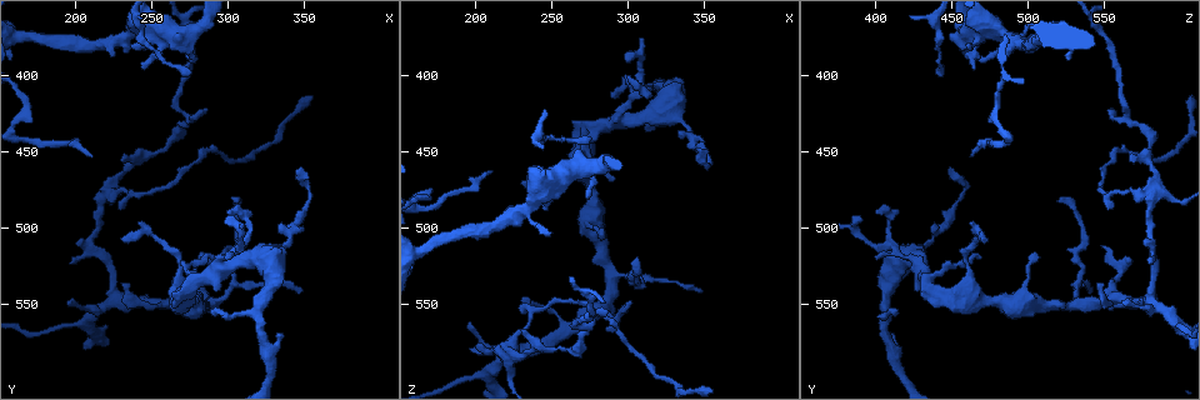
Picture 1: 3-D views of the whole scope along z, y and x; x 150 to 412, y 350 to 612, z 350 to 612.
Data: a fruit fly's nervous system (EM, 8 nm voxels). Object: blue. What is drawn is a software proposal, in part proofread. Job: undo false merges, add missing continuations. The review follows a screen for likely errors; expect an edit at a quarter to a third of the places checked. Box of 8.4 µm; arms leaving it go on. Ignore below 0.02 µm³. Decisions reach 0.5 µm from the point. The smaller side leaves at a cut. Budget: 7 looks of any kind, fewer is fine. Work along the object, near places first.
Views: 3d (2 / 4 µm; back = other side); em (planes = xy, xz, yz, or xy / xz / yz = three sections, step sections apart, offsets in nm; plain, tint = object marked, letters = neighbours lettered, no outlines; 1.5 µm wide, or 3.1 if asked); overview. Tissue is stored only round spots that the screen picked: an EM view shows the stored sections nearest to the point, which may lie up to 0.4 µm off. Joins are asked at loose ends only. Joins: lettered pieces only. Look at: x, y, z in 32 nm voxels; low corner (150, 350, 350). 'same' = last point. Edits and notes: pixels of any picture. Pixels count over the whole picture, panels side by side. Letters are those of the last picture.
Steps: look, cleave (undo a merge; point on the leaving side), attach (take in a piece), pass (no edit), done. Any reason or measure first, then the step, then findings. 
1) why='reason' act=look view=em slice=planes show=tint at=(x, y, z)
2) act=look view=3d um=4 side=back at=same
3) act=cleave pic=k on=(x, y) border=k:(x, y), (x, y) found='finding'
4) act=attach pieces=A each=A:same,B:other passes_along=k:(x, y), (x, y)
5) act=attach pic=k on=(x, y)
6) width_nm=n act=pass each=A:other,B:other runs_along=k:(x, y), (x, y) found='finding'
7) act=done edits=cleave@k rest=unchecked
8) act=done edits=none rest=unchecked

why='sudden change in width' act=look view=em slice=planes show=letters at=(234, 478, 558)

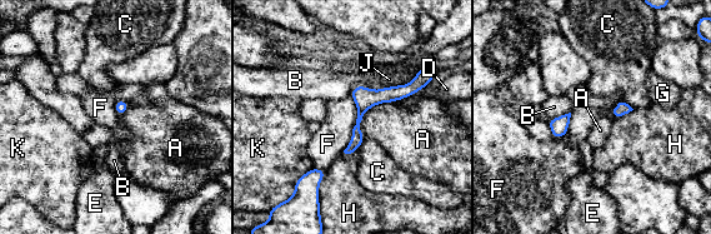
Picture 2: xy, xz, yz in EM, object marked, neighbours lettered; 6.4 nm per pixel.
act=pass each=A:other,B:other,C:other,D:other,E:other,F:other,G:other,H:other,J:other,K:other runs_along=2:(417, 83), (374, 96), (360, 111), (350, 149) found='continuous, no second neuron'

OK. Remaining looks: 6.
why='thin end' act=look view=3d um=4 at=(294, 518, 468)

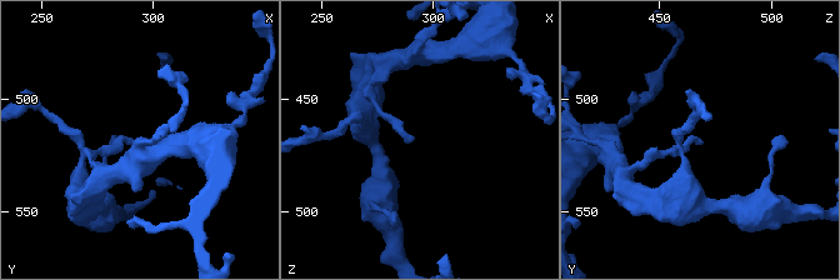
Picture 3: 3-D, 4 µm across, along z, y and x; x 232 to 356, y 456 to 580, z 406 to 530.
why='need the tissue' act=look view=em slice=planes show=tint at=(291, 520, 469)

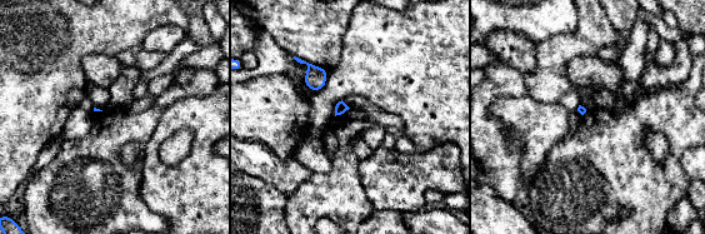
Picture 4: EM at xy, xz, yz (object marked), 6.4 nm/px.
why='what lies round it' act=look view=em slice=planes show=letters at=same

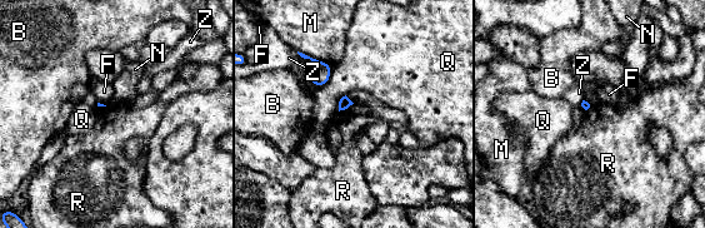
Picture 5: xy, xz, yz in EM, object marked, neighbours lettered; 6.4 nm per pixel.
act=pass each=B:other,F:other,M:other,N:other,Q:other,R:other,Z:other border=5:(353, 103), (339, 112) found='no lettered piece goes on from it'

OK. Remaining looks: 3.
why='tapers out' act=look view=em slice=planes show=letters at=(290, 554, 414)

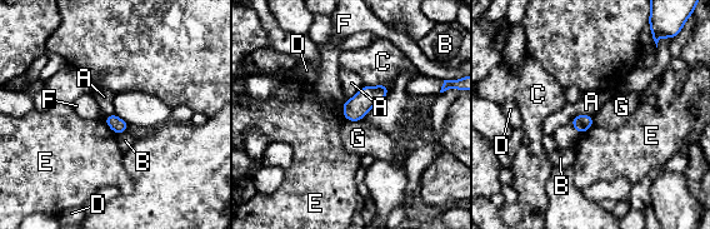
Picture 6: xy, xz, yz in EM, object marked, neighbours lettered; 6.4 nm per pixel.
act=pass each=A:other,B:other,C:other,D:other,E:other,F:other,G:other border=6:(593, 115), (578, 114), (569, 122) found='no lettered piece goes on from it'

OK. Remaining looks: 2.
act=done edits=none rest=unchecked

